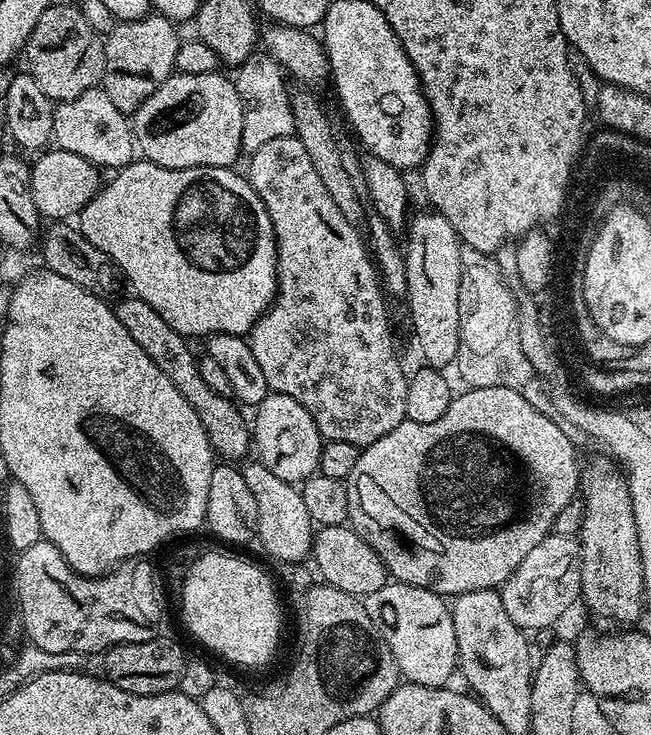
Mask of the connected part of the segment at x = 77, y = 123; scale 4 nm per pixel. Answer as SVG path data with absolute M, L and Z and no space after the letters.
M100 86L88 88L78 94L78 98L55 105L52 140L55 147L78 154L104 170L122 169L134 159L134 137L129 117L110 102Z

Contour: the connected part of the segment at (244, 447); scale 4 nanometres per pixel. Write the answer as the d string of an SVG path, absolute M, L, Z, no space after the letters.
M128 294L125 300L119 300L114 304L118 322L122 322L122 326L126 326L126 331L130 333L130 338L134 338L134 342L138 342L138 346L150 354L150 362L154 362L154 366L158 366L158 370L162 370L162 374L166 374L170 382L178 386L178 394L182 394L182 398L194 406L212 444L213 453L228 462L243 461L243 456L250 452L250 424L247 419L244 421L237 401L232 396L223 396L210 390L210 386L202 382L197 353L192 353L192 348L188 345L191 343L178 330L174 330L170 322L166 322L166 318L162 318L162 314L158 314L150 302L135 294Z

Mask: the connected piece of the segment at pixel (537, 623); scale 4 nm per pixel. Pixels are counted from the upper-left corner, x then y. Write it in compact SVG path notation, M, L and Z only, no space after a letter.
M550 534L526 558L522 558L522 566L510 574L510 578L499 589L502 606L506 606L506 614L510 614L510 622L514 622L522 630L539 630L552 628L555 620L560 620L572 608L572 603L581 599L580 594L580 541L575 535L558 536Z

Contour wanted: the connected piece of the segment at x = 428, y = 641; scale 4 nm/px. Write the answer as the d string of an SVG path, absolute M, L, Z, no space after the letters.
M389 582L382 590L363 597L366 614L374 622L384 640L384 647L394 654L401 677L407 683L442 688L458 672L458 642L454 634L452 609L431 587Z

